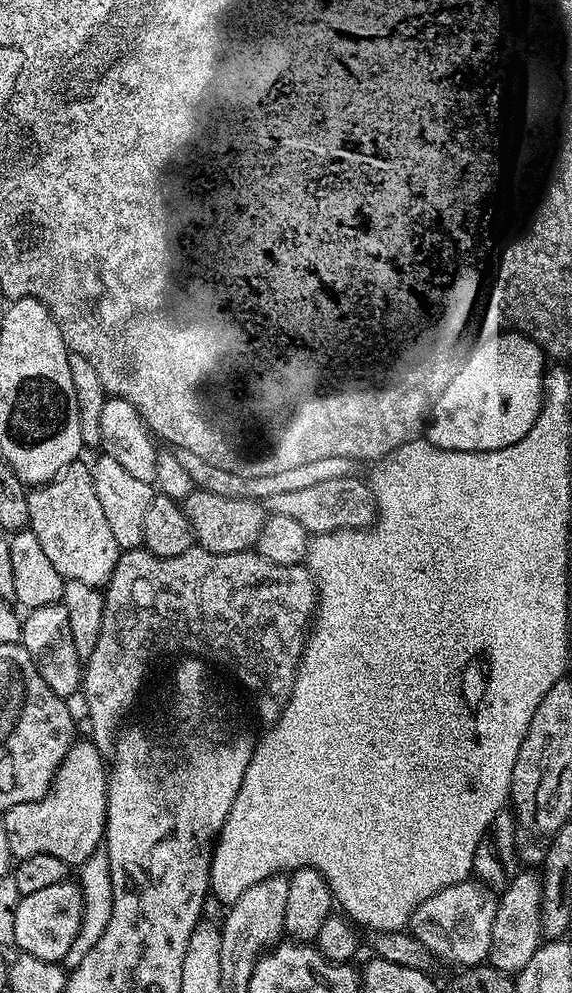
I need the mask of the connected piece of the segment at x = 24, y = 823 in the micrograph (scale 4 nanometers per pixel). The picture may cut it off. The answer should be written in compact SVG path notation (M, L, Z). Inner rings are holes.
M84 738L73 743L72 749L56 771L52 779L52 789L40 800L22 802L3 813L2 822L6 826L6 838L17 861L34 854L50 854L69 866L81 866L104 842L106 810L108 809L108 773L105 753L99 752L91 739Z

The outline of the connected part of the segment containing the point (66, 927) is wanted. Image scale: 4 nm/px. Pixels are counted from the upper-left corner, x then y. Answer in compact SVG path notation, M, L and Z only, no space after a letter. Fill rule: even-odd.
M71 879L58 882L54 886L50 886L46 890L38 890L32 896L21 896L18 902L18 910L16 911L16 943L15 947L20 952L32 952L34 958L42 958L43 960L63 961L64 952L70 949L77 938L80 923L83 920L81 911L81 890L79 883L73 882Z

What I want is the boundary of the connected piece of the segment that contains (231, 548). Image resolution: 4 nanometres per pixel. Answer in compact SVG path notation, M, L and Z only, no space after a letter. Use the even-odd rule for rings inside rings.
M194 490L182 501L182 507L192 524L192 532L199 547L214 554L234 554L255 549L264 530L266 508L258 500L222 498L222 494Z

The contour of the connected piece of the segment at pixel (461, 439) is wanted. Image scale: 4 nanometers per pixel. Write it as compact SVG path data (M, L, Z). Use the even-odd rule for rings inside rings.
M501 334L495 340L478 344L458 370L455 384L448 387L439 405L432 409L426 438L440 448L459 452L493 452L514 446L526 438L542 411L546 375L544 360L546 356L540 345L523 334Z

